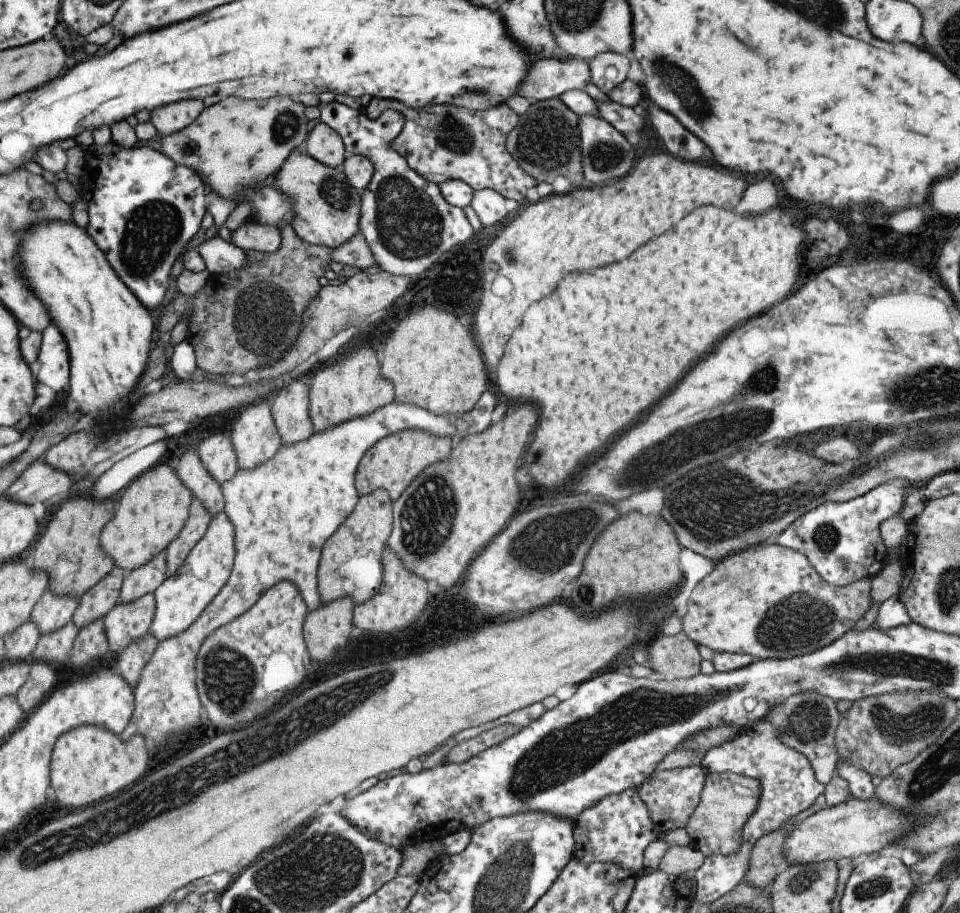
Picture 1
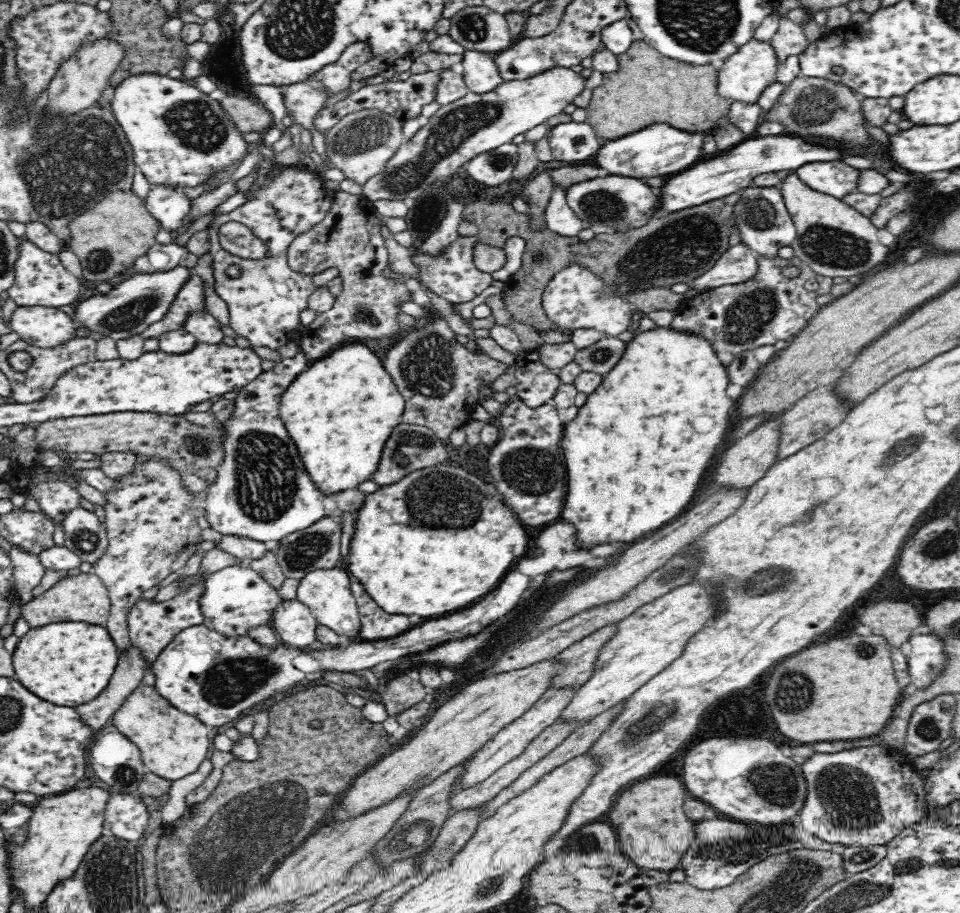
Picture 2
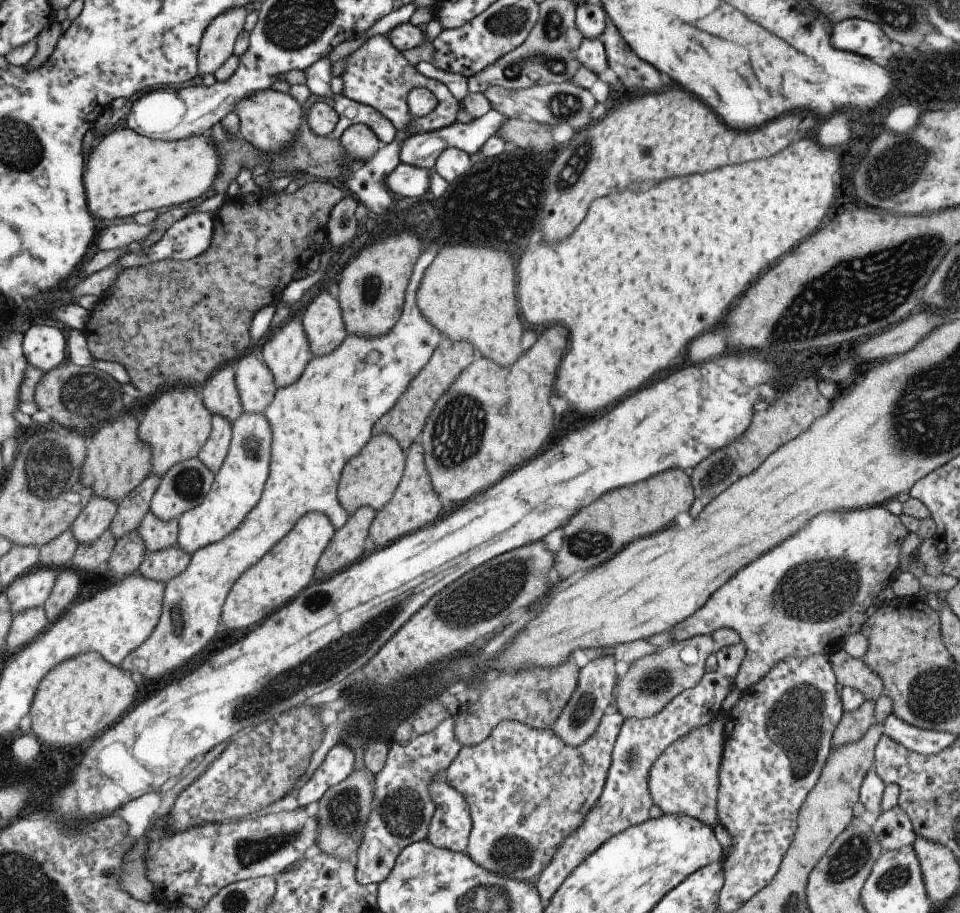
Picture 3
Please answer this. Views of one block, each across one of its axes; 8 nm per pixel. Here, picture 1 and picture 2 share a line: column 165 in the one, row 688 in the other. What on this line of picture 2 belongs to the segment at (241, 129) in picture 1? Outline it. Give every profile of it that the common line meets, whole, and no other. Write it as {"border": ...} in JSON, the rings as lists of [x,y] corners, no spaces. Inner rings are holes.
{"border":[[[140,684],[113,714],[114,725],[141,752],[142,760],[152,774],[166,780],[180,780],[194,774],[210,750],[209,727],[195,716],[174,708],[154,686]]]}

